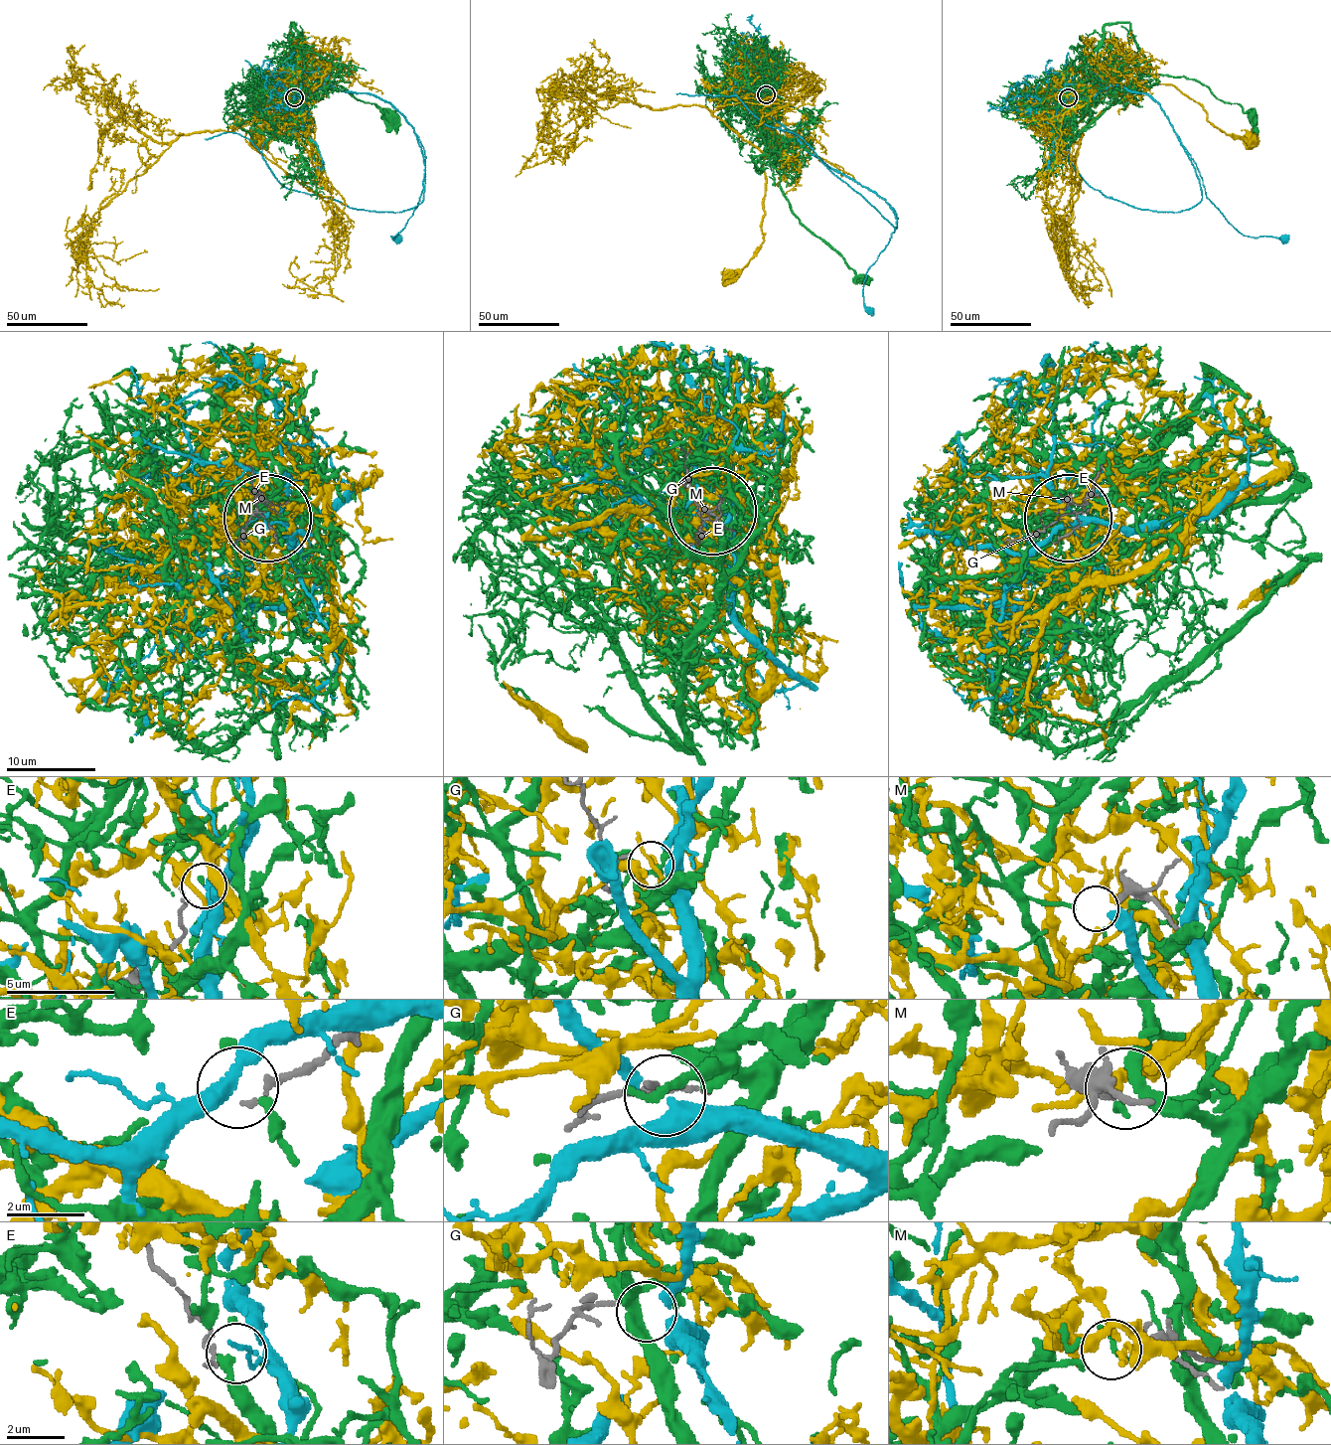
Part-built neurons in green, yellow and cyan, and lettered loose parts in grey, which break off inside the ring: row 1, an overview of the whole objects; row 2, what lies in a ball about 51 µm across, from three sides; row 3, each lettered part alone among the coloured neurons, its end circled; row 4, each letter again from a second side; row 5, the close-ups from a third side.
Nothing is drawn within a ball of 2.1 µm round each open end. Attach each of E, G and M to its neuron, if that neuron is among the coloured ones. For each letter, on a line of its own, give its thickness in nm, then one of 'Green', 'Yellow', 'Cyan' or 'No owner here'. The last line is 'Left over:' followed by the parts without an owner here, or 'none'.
E: Thickness 180 nm. No owner here
G: Thickness 100 nm. Cyan
M: Thickness 240 nm. Green
Left over: E

